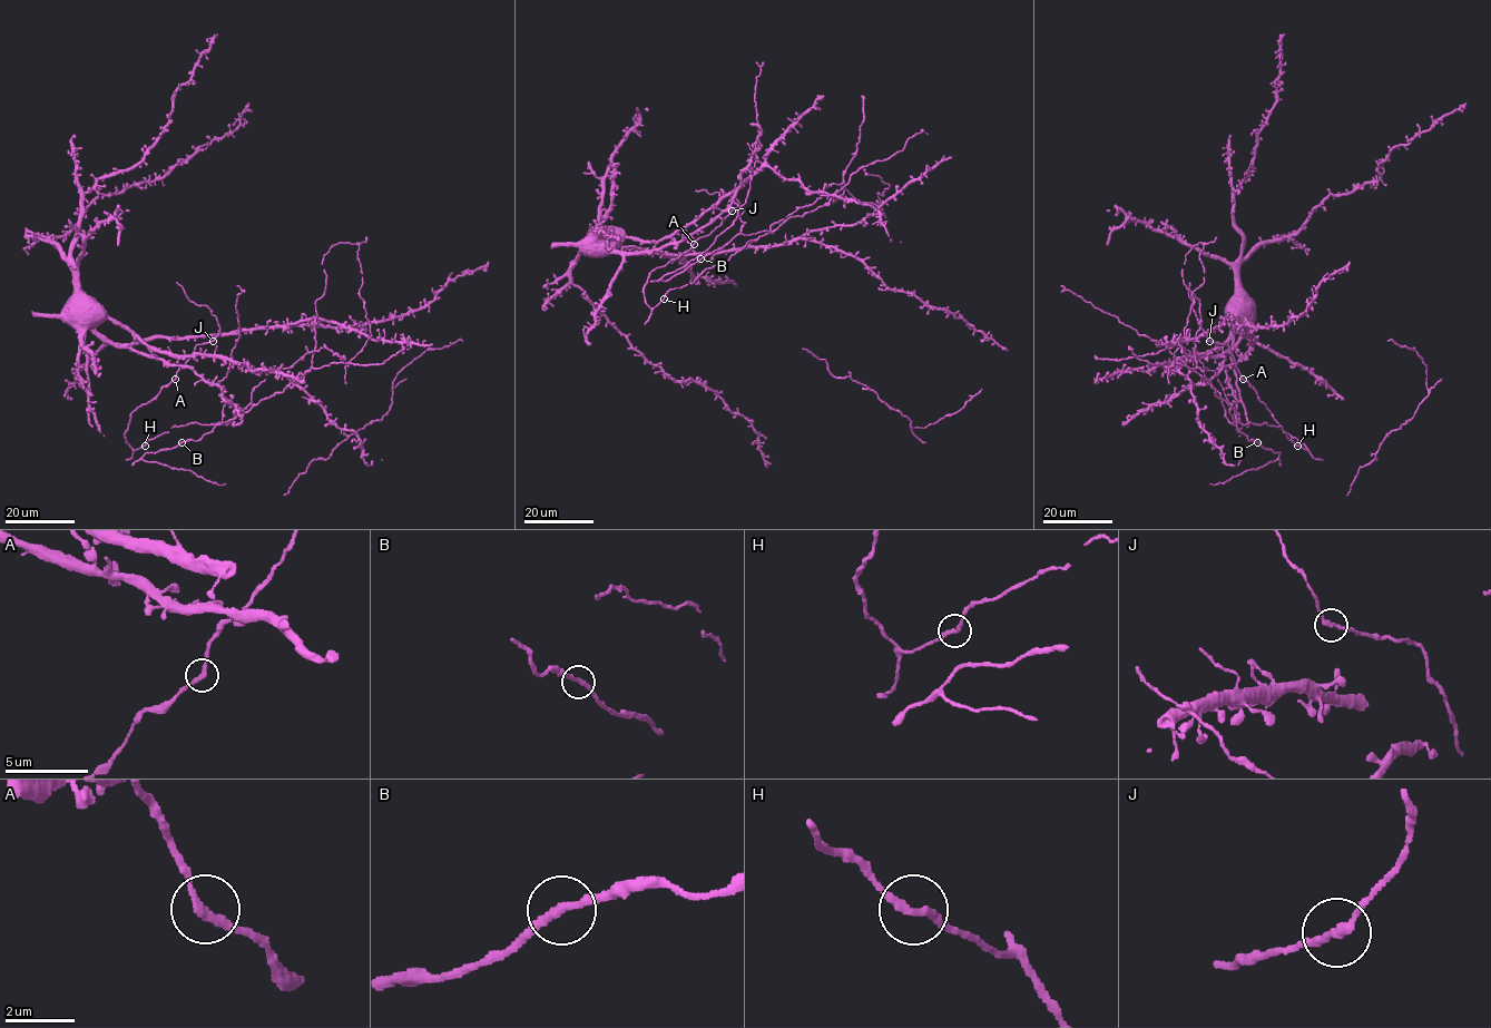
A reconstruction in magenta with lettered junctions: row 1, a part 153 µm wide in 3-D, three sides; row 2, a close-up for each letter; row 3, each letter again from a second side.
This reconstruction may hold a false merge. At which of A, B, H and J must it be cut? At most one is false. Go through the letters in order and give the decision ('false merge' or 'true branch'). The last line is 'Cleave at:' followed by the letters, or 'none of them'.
A: true branch
B: true branch
H: true branch
J: true branch
Cleave at: none of them

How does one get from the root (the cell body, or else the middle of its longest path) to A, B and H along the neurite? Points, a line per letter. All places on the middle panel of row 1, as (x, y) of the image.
A: (599, 237), (608, 233), (609, 252), (647, 252), (697, 233), (699, 236), (694, 244)
B: (599, 237), (608, 233), (609, 252), (650, 252), (683, 241), (735, 202), (745, 223), (741, 232), (700, 258)
H: (599, 237), (608, 233), (609, 252), (647, 252), (697, 233), (649, 273), (645, 303), (664, 299)

